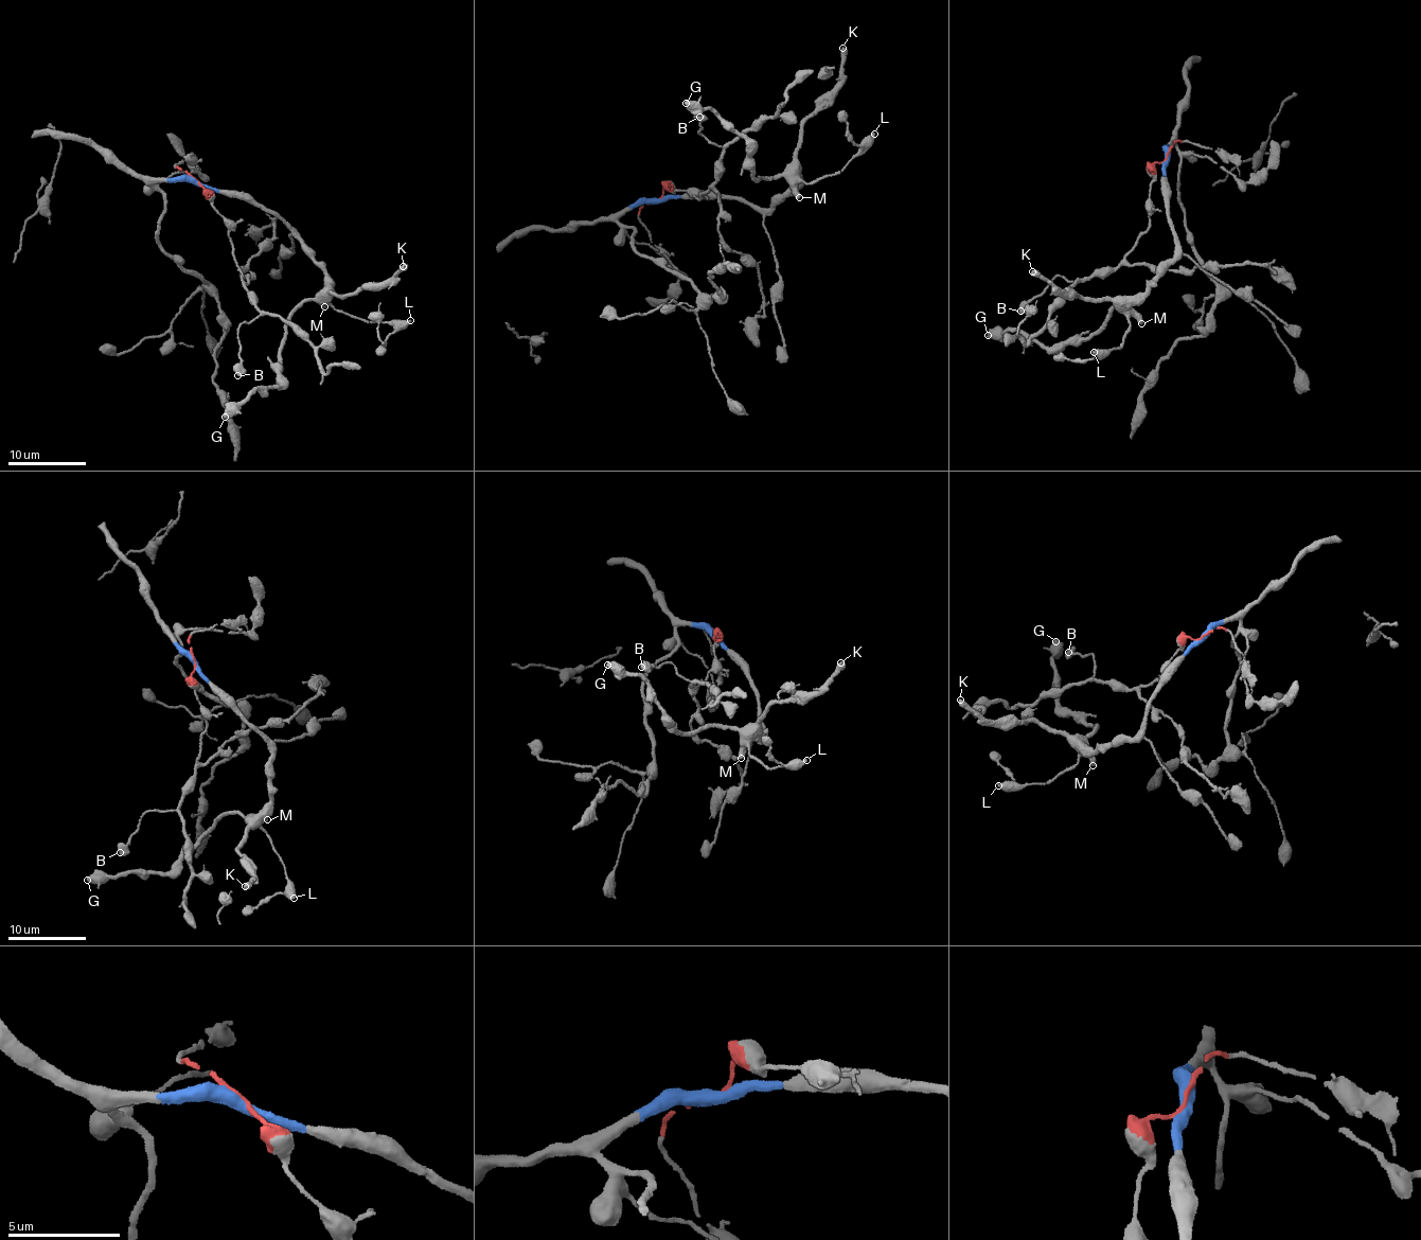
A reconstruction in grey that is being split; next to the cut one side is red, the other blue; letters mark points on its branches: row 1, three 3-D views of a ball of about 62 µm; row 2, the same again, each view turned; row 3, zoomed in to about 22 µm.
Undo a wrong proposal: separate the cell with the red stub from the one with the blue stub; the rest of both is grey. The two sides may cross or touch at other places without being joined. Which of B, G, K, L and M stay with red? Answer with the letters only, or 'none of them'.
B

